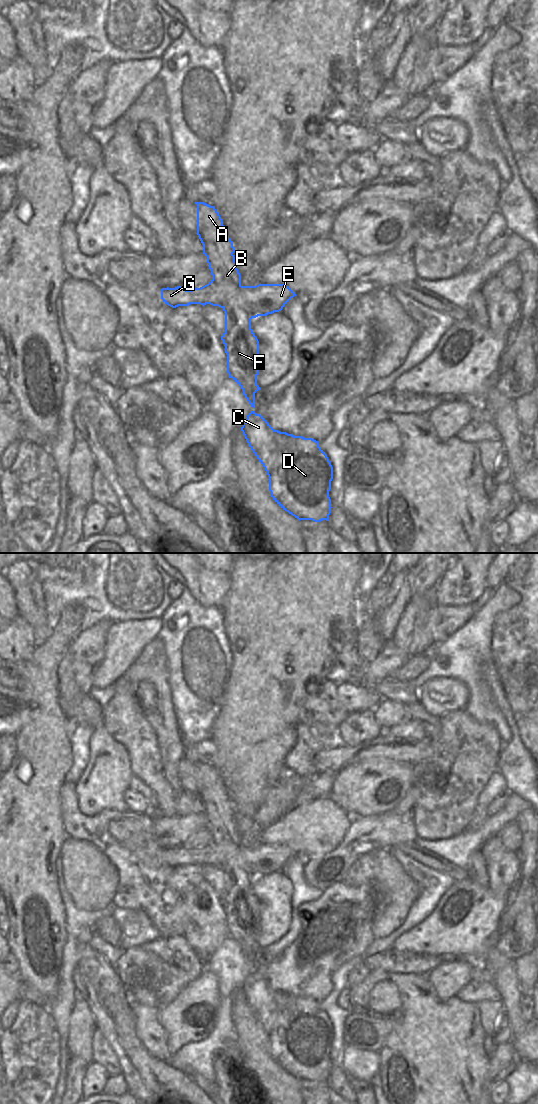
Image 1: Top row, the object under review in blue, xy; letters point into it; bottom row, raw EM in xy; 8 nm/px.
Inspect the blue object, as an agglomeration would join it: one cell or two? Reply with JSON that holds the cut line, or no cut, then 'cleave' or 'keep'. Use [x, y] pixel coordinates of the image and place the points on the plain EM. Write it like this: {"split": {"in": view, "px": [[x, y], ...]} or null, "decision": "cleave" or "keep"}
{"split": {"in": "xy", "px": [[222, 867], [241, 867], [253, 877]]}, "decision": "cleave"}

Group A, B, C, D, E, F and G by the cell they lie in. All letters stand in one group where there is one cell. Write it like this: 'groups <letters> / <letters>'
groups A B C D F / E G

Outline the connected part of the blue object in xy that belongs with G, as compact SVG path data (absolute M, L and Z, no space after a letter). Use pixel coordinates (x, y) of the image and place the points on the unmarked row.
M208 844L186 850L181 846L162 848L161 859L172 868L200 864L210 864L223 868L236 866L256 878L279 872L296 854L284 844L258 844L256 846L238 846L236 844Z

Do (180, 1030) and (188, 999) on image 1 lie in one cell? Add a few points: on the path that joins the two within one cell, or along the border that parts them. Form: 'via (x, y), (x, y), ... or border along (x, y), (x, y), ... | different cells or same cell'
via (180, 1022), (180, 1011), (184, 1007) | same cell

